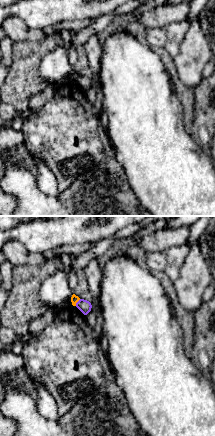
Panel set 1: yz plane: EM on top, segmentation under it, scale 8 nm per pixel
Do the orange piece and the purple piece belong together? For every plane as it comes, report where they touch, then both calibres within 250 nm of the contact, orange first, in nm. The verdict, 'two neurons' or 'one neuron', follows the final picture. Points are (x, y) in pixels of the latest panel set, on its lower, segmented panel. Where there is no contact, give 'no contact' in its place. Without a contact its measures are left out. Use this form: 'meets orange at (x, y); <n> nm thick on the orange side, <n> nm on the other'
meets orange at (77, 301); 60 nm thick on the orange side, 100 nm on the other

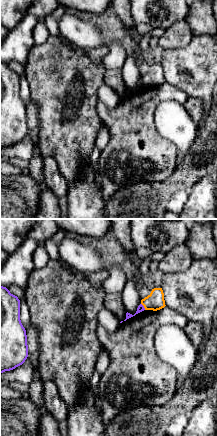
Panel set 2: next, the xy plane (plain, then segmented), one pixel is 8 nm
meets orange at (143, 305); 150 nm thick on the orange side, 50 nm on the other

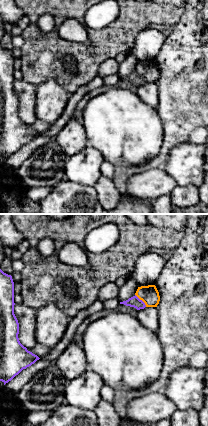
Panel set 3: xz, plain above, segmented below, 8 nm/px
meets orange at (141, 299); 150 nm thick on the orange side, 90 nm on the other

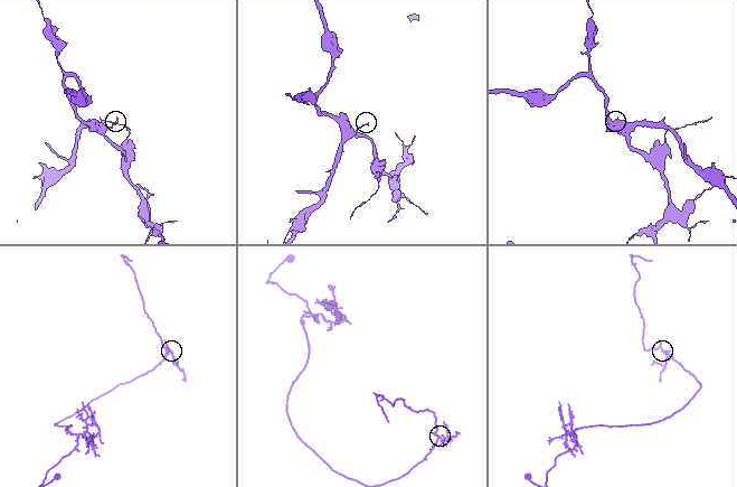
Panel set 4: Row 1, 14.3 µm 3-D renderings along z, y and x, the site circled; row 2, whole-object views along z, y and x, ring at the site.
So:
two neurons

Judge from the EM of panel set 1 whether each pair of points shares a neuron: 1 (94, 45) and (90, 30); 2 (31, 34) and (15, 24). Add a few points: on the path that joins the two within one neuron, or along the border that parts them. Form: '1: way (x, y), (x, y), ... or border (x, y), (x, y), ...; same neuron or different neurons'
1: border (96, 34), (92, 35), (83, 44); different neurons
2: way (27, 34), (19, 28); same neuron

